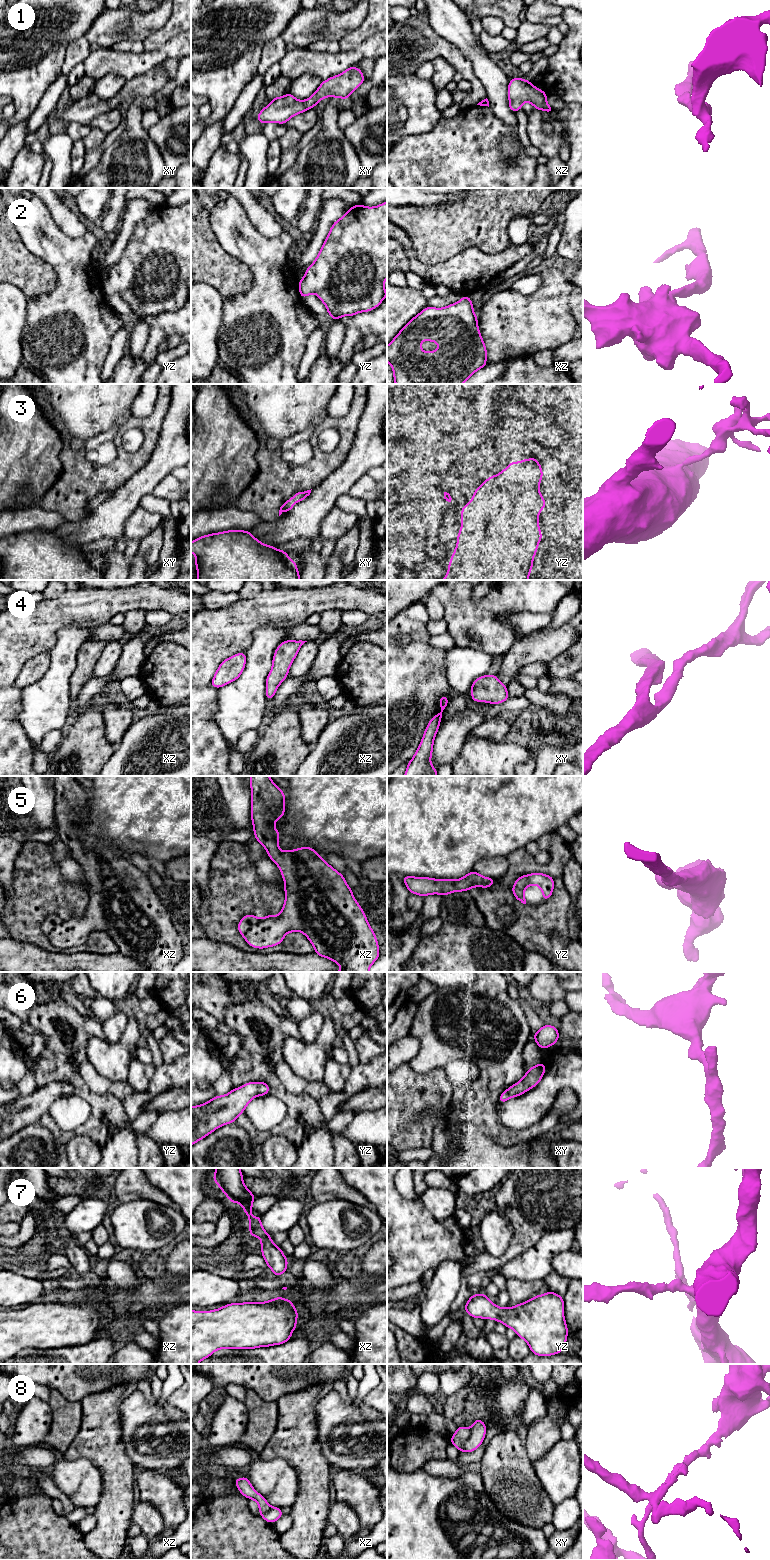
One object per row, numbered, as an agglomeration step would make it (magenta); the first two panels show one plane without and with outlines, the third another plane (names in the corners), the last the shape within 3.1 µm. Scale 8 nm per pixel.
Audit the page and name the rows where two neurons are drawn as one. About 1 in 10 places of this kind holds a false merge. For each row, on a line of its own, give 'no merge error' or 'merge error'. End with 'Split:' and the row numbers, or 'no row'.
1: no merge error
2: no merge error
3: no merge error
4: no merge error
5: no merge error
6: no merge error
7: no merge error
8: merge error
Split: 8

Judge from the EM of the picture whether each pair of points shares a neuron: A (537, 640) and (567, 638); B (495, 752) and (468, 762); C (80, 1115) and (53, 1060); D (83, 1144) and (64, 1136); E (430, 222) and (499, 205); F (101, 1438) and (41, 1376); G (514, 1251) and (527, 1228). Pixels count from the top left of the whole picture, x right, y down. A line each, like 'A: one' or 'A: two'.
A: one
B: one
C: two
D: two
E: one
F: two
G: one

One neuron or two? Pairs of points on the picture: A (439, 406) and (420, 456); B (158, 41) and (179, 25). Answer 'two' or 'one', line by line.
A: two
B: one

